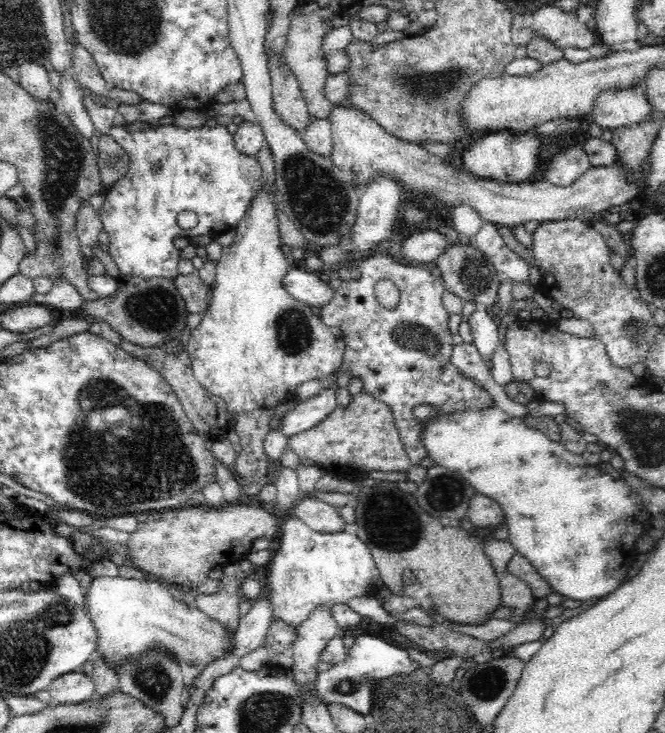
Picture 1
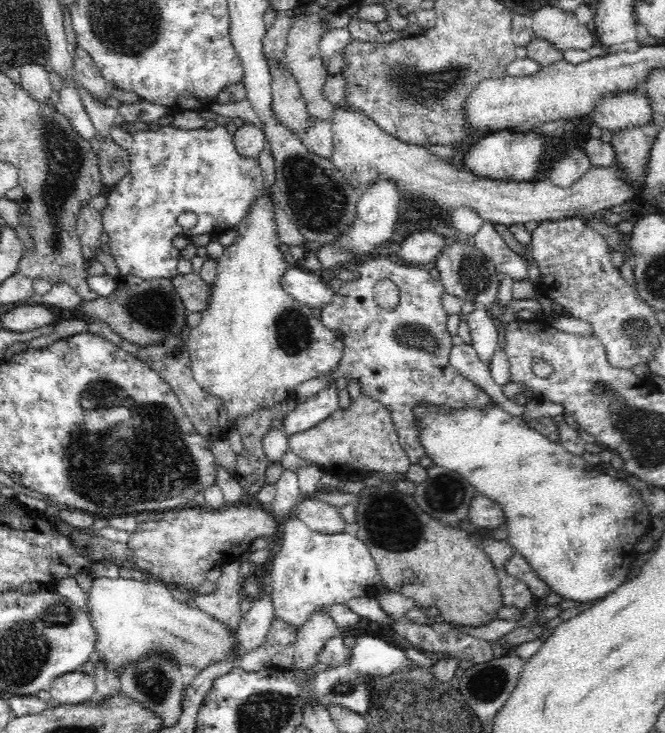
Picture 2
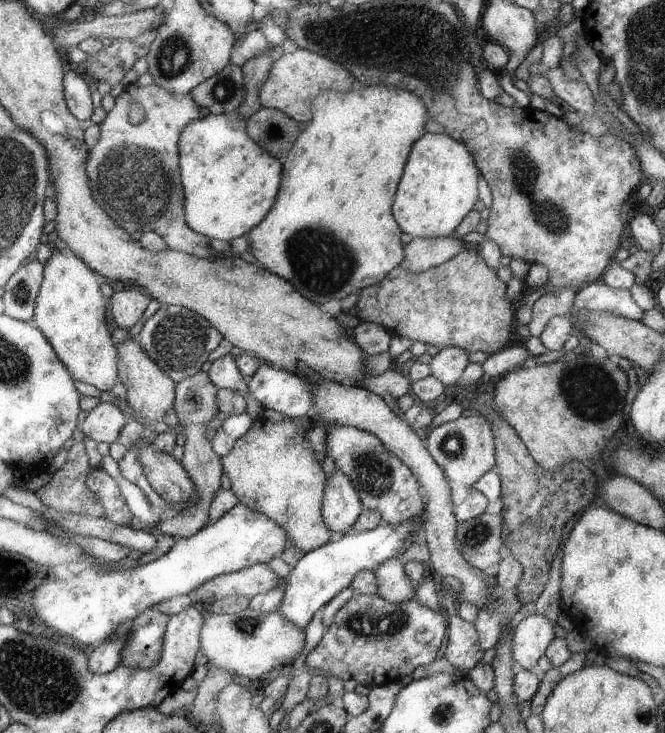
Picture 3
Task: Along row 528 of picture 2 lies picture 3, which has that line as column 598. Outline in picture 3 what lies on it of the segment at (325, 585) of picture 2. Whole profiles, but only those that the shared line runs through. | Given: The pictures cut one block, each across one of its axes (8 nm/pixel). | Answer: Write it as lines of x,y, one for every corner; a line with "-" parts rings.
601,280
583,284
571,302
571,314
579,312
611,312
631,322
641,322
643,310
633,302
629,290
613,290

